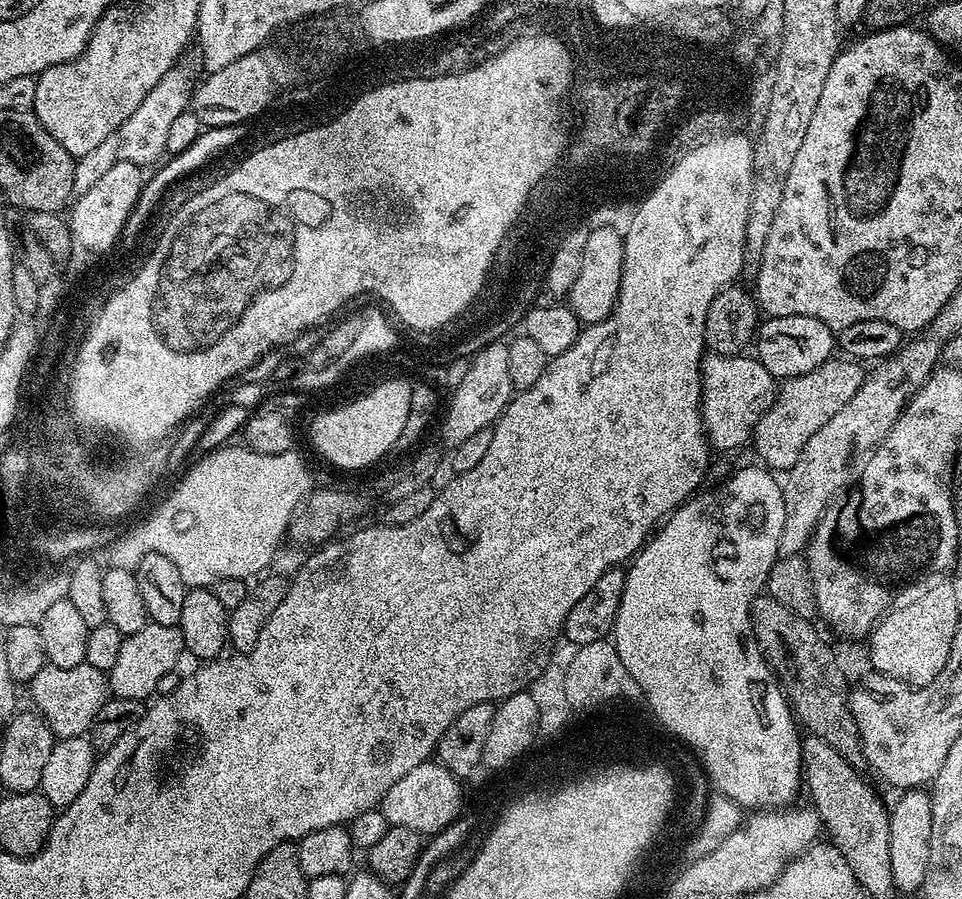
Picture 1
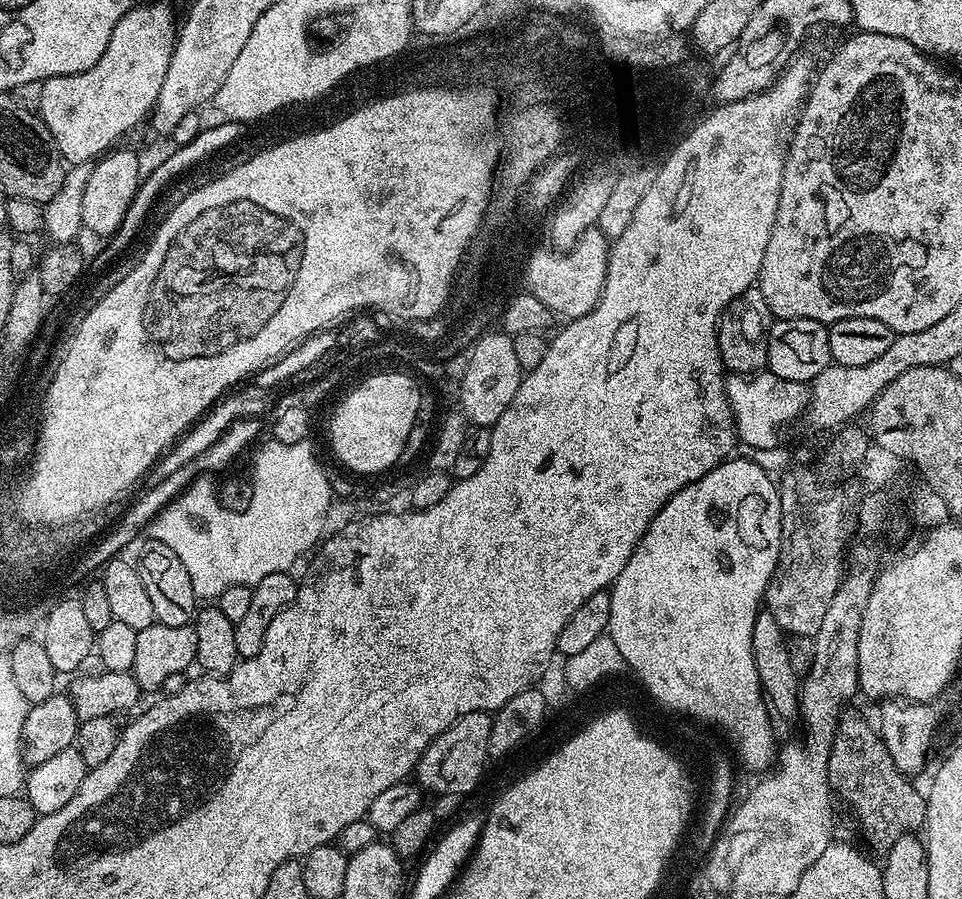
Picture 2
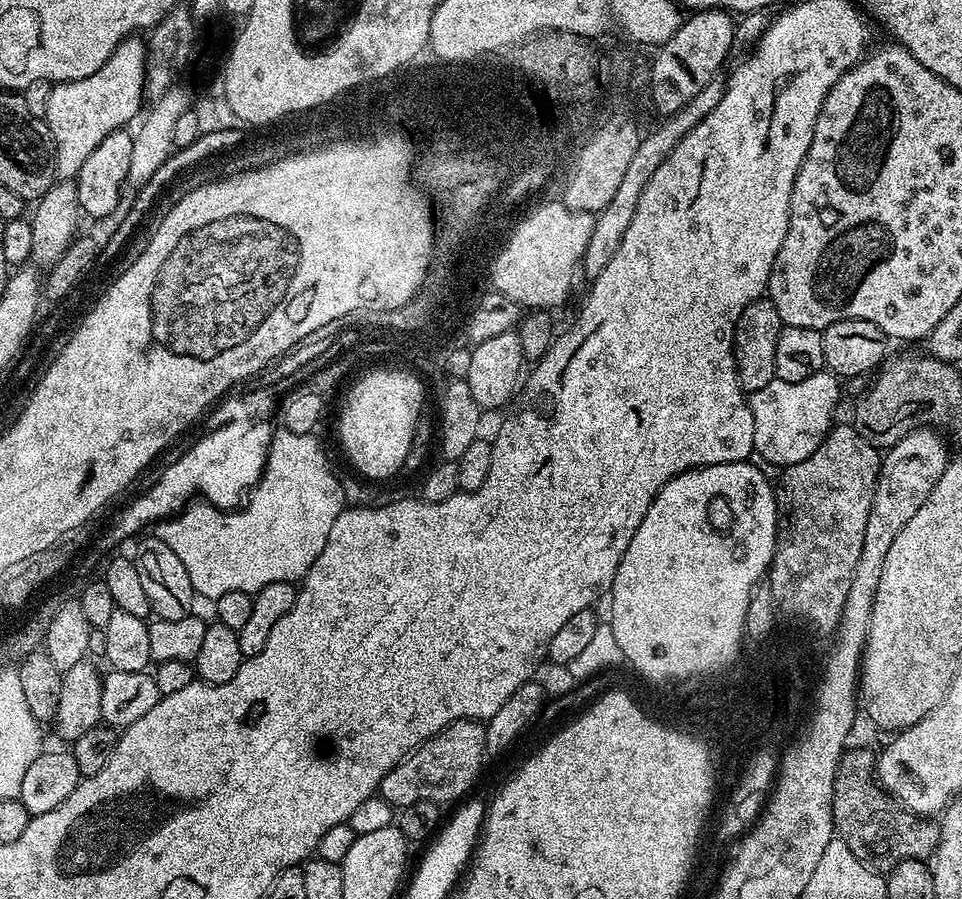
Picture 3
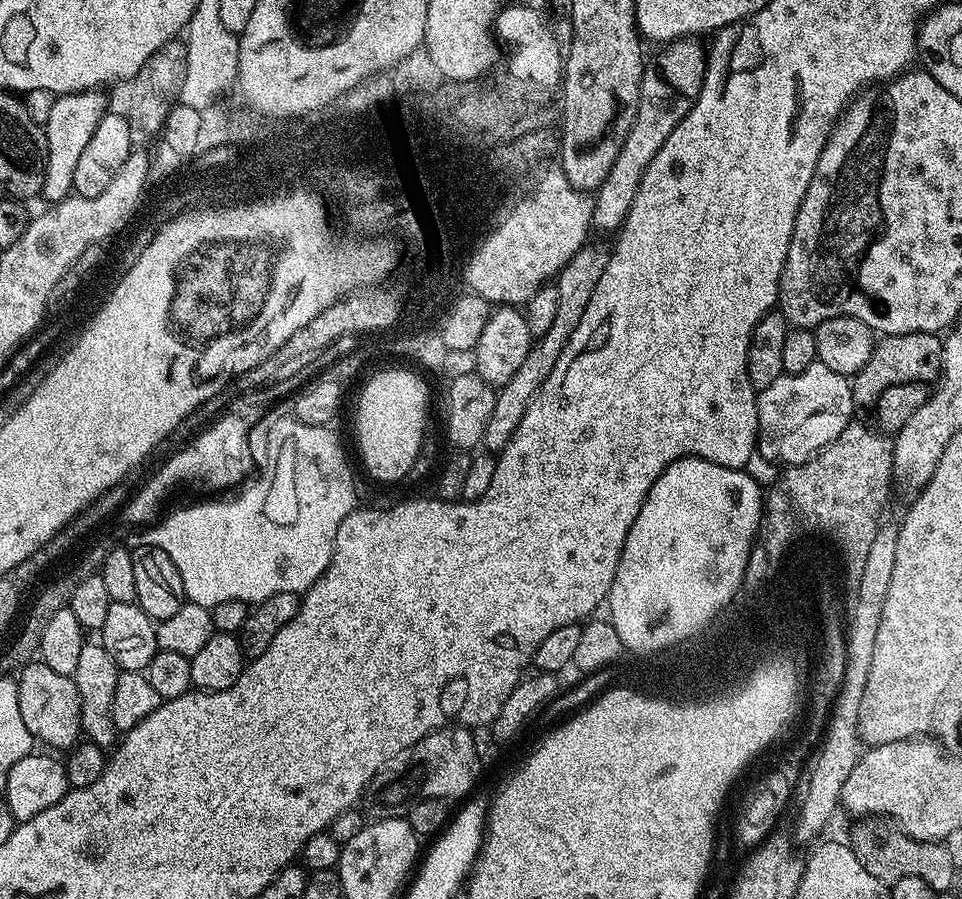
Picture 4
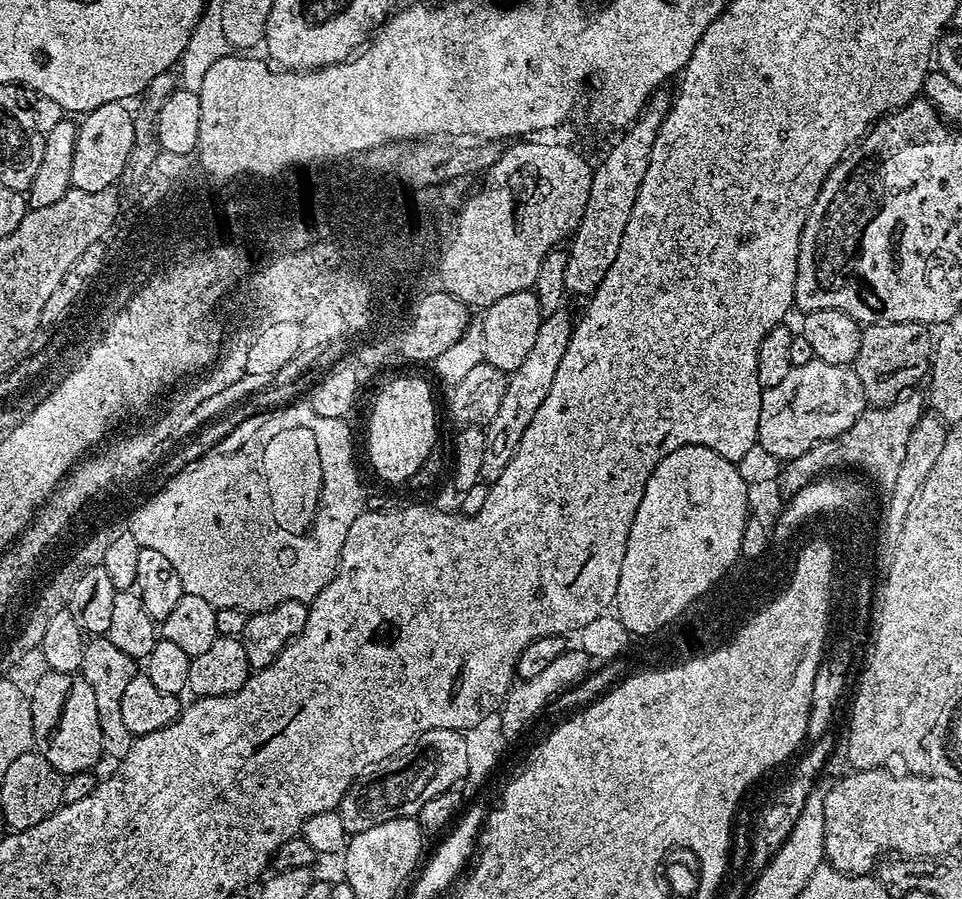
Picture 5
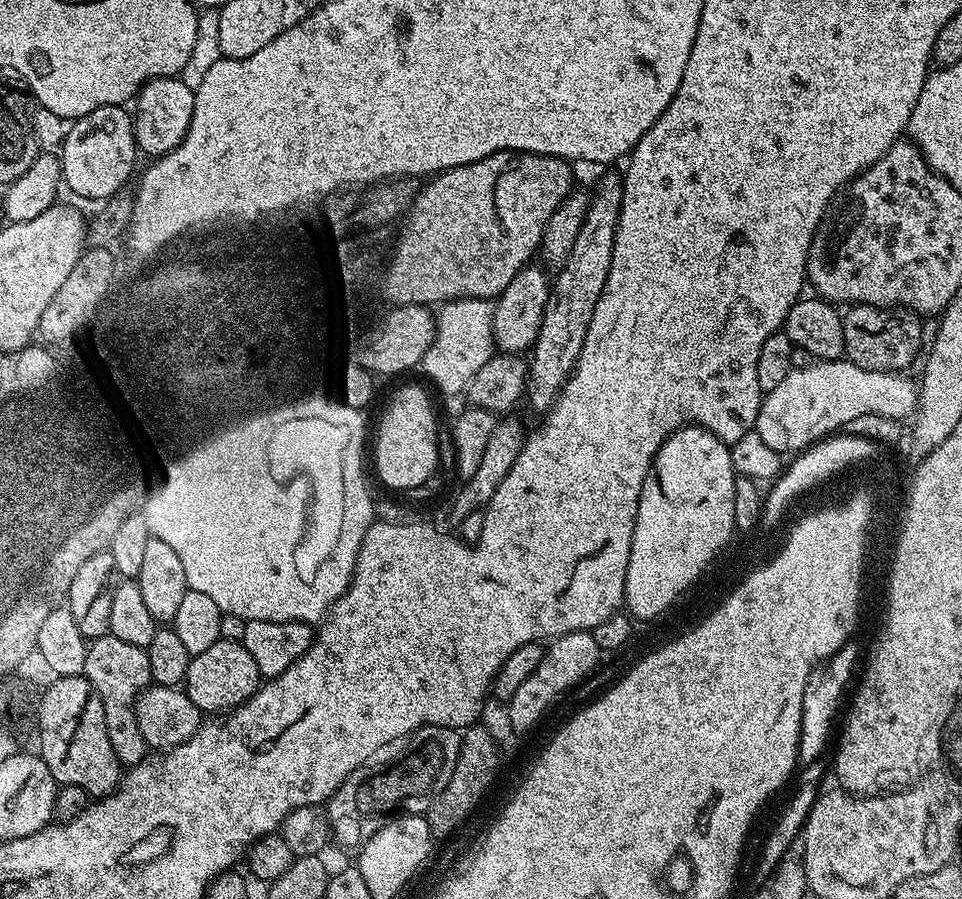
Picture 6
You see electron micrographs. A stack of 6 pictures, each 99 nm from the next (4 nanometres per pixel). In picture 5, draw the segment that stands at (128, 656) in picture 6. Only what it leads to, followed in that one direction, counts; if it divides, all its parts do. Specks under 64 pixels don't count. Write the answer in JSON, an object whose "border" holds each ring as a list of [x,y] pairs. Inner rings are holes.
{"border":[[[97,636],[85,643],[80,672],[94,689],[94,699],[98,705],[98,722],[104,735],[103,755],[113,756],[113,761],[119,762],[123,756],[130,754],[130,746],[134,739],[122,719],[122,694],[126,690],[126,685],[130,683],[130,678],[138,675],[137,661],[128,654],[122,654],[122,650],[118,650],[118,646],[114,646],[114,642],[110,642],[107,636]]]}

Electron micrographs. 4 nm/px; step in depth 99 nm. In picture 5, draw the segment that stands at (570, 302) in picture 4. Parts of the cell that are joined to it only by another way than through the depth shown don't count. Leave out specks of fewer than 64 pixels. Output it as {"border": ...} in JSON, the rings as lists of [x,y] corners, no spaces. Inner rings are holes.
{"border":[[[561,310],[553,316],[543,317],[538,326],[538,335],[534,337],[534,347],[526,353],[526,359],[514,370],[506,382],[506,394],[502,394],[502,402],[498,405],[498,414],[483,425],[486,438],[484,457],[482,458],[481,481],[495,482],[502,478],[502,470],[510,466],[510,458],[514,458],[514,450],[518,450],[518,442],[522,442],[522,434],[526,434],[526,426],[530,426],[534,414],[538,414],[538,406],[542,406],[546,394],[550,394],[550,386],[554,386],[554,374],[558,374],[558,362],[562,362],[562,354],[566,354],[566,346],[570,346],[574,316],[568,310]]]}

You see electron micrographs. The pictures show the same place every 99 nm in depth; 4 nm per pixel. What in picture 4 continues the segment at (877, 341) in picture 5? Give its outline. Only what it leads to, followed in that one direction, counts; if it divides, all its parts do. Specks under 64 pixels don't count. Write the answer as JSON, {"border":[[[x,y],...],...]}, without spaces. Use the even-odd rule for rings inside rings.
{"border":[[[915,332],[914,334],[898,334],[884,336],[870,354],[870,362],[862,366],[862,370],[851,377],[852,410],[865,425],[871,426],[881,434],[895,434],[900,431],[901,424],[912,417],[931,396],[933,387],[940,378],[940,360],[944,357],[944,346],[941,337],[934,332]]]}

